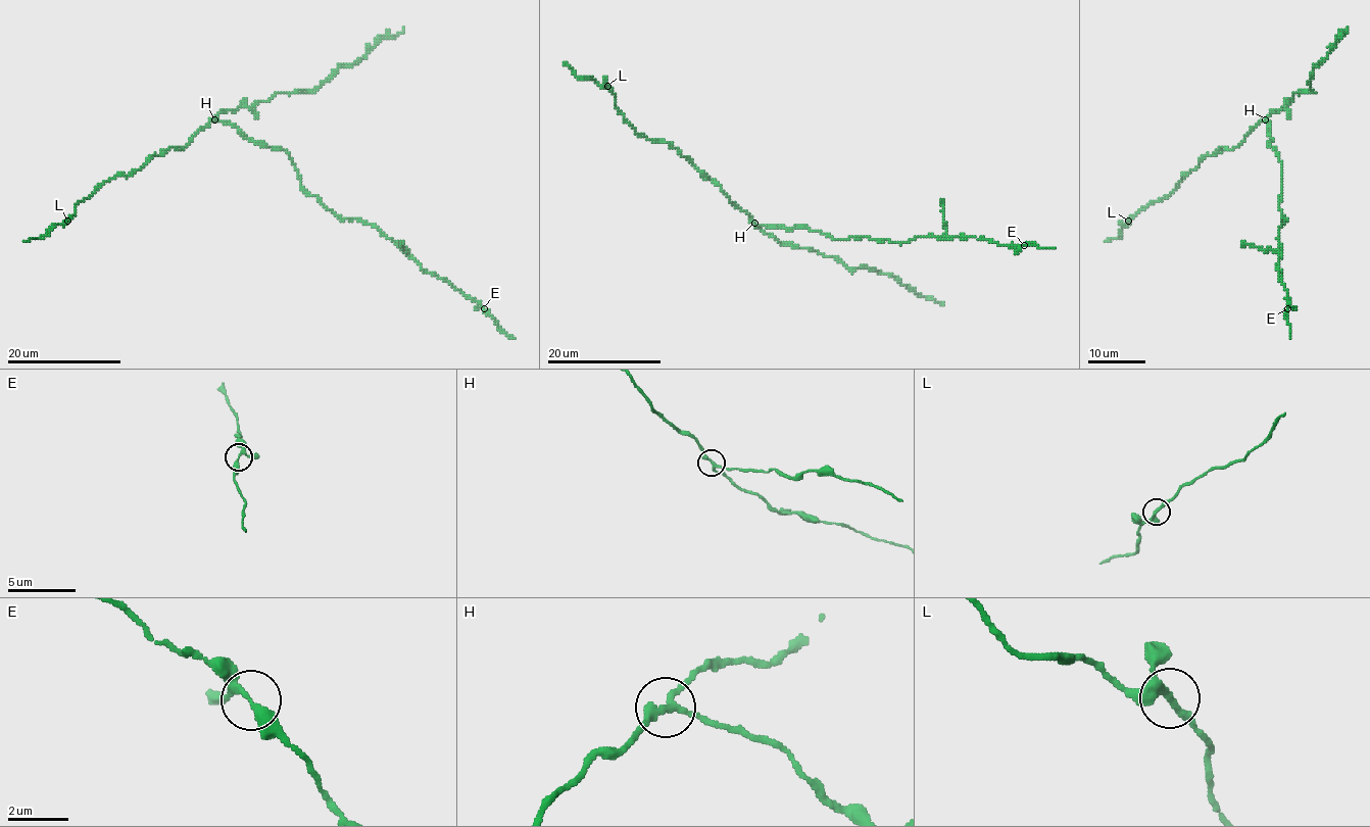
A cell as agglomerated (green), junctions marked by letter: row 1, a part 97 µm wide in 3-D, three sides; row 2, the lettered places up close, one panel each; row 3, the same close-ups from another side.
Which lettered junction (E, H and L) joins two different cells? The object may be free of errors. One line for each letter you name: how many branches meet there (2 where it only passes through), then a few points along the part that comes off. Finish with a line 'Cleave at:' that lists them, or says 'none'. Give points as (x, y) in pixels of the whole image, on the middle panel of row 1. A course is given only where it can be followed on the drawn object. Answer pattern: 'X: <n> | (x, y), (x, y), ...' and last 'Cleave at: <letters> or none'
Cleave at: none

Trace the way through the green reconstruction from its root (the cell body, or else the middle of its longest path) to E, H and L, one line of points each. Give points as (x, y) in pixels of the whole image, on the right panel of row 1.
E: (1270, 145), (1281, 160), (1279, 209), (1285, 221), (1278, 236), (1281, 250), (1278, 268), (1288, 296), (1288, 307)
H: (1270, 145), (1270, 127), (1265, 119)
L: (1270, 145), (1268, 122), (1261, 120), (1239, 145), (1207, 155), (1164, 199), (1141, 207), (1128, 221)

